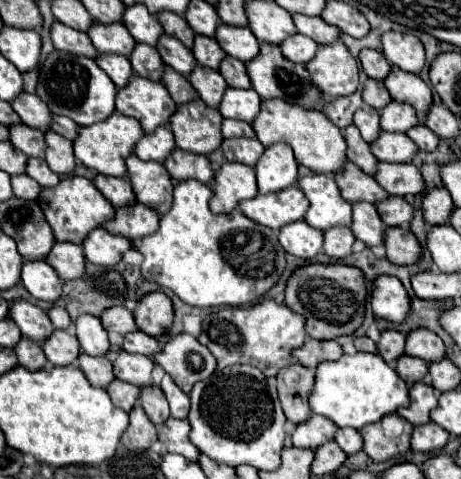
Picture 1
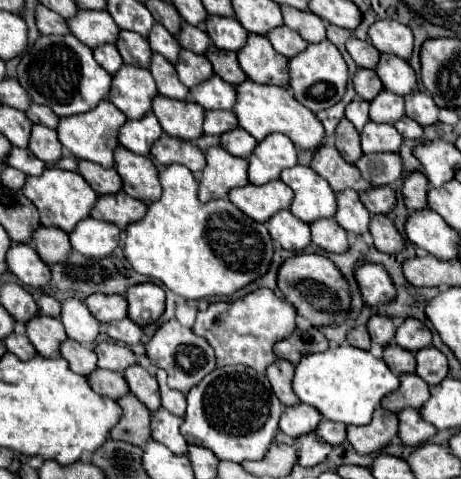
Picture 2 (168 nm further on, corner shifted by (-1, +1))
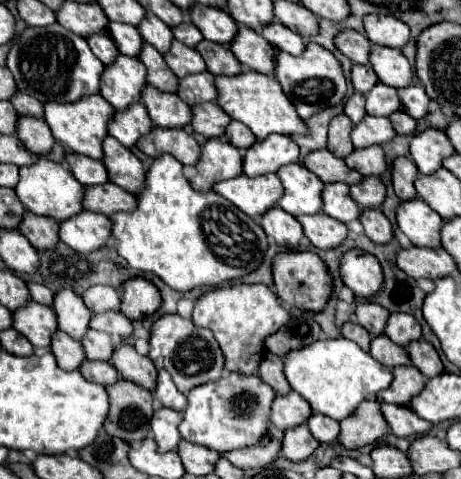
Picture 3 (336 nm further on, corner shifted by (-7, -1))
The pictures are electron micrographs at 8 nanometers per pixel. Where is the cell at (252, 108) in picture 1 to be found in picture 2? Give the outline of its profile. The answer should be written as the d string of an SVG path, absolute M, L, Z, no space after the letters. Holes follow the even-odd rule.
M214 74L212 78L190 88L190 98L206 110L216 110L216 108L218 110L232 110L234 100L236 100L236 92L234 92L232 84L226 84L222 78L218 78Z

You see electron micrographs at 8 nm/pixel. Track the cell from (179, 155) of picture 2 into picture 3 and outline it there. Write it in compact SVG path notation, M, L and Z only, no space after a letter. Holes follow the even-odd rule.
M154 128L136 144L144 154L158 158L160 154L172 154L182 164L196 164L200 160L200 146L190 132L180 128Z

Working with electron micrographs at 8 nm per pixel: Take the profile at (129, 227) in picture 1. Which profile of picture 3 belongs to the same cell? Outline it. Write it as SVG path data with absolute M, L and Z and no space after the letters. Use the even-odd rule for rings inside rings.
M112 182L92 186L92 188L88 186L86 196L84 196L84 208L110 218L116 212L136 210L136 196L122 190L120 186L116 186Z

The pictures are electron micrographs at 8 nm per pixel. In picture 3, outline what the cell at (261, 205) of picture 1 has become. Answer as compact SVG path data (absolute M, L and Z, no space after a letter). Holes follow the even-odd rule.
M242 174L238 178L216 182L214 192L218 192L234 206L238 206L244 214L254 218L266 214L268 208L276 206L280 194L284 194L284 188L276 174L264 174L258 178L248 178Z

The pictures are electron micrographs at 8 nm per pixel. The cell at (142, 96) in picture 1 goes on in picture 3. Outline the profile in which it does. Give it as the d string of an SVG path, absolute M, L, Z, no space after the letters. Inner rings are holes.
M118 56L116 62L104 70L100 96L104 96L116 112L124 112L128 106L142 102L144 86L148 86L144 64L138 58Z

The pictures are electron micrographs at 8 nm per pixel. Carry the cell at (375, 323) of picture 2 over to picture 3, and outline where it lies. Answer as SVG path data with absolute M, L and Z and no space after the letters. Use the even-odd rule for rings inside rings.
M360 304L356 308L356 320L358 324L362 324L370 334L372 338L384 334L384 326L386 326L386 320L388 320L388 310L384 310L380 304Z

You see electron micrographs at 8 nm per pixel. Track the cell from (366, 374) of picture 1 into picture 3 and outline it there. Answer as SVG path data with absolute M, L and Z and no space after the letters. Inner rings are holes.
M346 338L318 340L310 346L294 350L284 358L284 374L294 392L302 394L314 412L326 414L334 420L350 418L360 402L368 400L370 394L378 394L392 384L392 370L376 362L368 352L360 350L354 342Z

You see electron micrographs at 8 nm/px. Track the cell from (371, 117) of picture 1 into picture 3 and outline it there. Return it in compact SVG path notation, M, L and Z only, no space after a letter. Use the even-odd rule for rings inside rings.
M354 92L354 96L350 96L344 104L344 114L354 122L358 124L360 120L364 120L366 116L366 110L364 110L364 102L366 102L366 96L360 94L360 92Z

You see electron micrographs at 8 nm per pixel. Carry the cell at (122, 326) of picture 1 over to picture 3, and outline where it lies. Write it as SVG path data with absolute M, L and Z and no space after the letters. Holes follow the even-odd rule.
M92 286L88 288L84 294L84 304L94 312L94 314L100 314L100 312L120 312L120 294L116 288L112 286Z

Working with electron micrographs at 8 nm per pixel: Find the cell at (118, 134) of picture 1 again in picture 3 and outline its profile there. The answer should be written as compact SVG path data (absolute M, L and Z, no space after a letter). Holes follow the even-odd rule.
M88 96L88 98L82 98L80 102L72 102L72 104L58 104L58 102L44 104L44 120L48 122L54 138L58 142L64 142L72 152L90 156L94 160L104 158L102 142L108 136L108 124L114 114L116 114L116 110L102 96Z

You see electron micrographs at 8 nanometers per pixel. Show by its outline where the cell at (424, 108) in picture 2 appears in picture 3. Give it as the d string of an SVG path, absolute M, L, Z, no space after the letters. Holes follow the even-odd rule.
M412 84L412 86L400 88L400 90L398 90L398 96L400 96L402 108L404 108L412 118L420 120L420 118L426 118L426 116L428 116L430 98L428 98L428 94L424 94L424 88L422 88L420 84Z

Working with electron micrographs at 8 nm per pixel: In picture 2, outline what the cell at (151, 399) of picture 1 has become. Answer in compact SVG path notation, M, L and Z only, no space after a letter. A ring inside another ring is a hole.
M134 364L130 368L126 368L126 372L122 372L130 390L134 392L134 396L138 400L142 400L142 404L146 404L146 408L150 412L160 408L160 392L158 392L158 382L154 376L150 376L140 364Z

